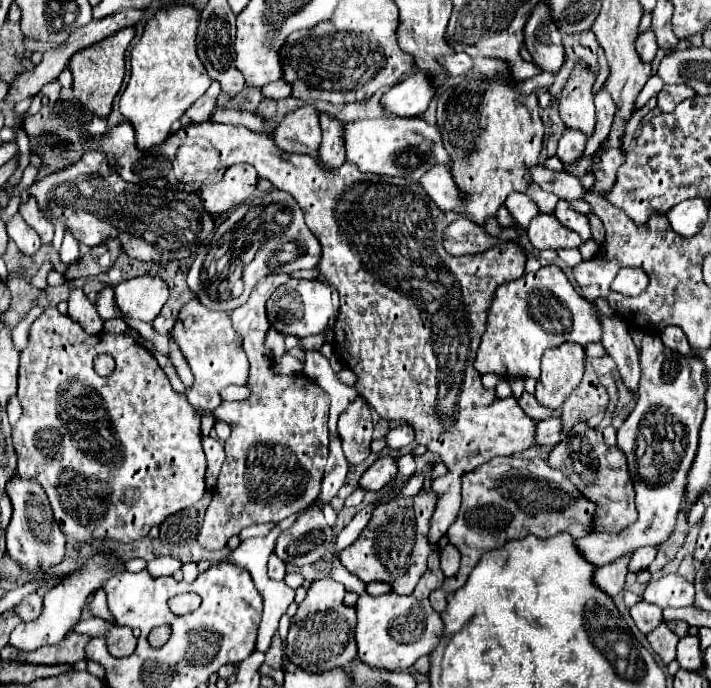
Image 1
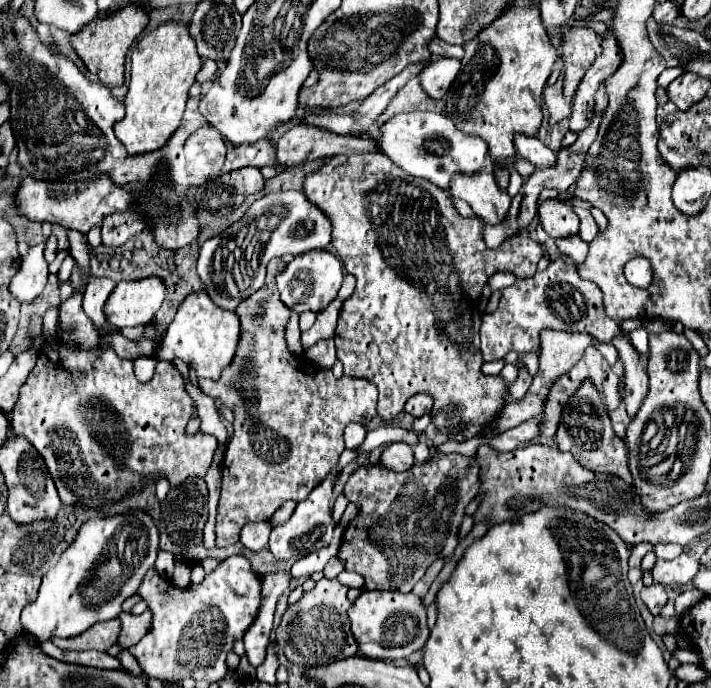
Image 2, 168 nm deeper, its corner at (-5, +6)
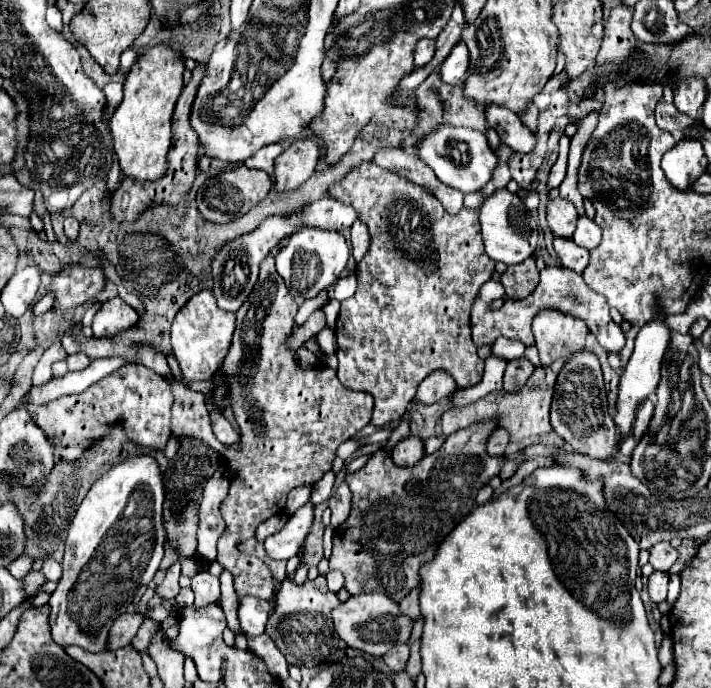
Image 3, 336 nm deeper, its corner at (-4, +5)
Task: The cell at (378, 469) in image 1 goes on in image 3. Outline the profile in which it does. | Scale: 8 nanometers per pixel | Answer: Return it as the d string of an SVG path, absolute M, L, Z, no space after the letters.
M408 436L400 440L392 450L392 460L398 466L414 466L424 456L424 442L418 436Z

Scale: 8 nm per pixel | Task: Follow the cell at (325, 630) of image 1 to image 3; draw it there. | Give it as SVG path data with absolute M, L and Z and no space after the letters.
M318 576L316 580L306 580L298 584L292 578L280 582L276 590L274 612L268 618L266 634L276 642L278 650L286 656L288 664L314 668L326 662L338 662L346 654L346 644L338 638L332 626L330 612L340 604L338 596L328 590L326 578Z

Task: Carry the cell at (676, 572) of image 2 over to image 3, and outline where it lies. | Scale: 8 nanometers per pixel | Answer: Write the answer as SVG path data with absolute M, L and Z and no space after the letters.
M658 542L656 546L652 546L650 550L650 564L656 568L656 570L662 570L662 572L668 572L670 566L676 562L678 558L678 552L670 546L670 542Z

